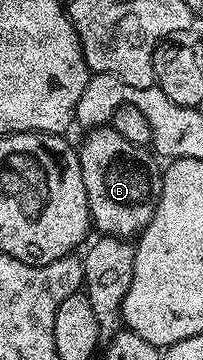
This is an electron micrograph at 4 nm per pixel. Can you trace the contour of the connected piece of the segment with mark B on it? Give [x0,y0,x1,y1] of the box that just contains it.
[77,126,163,240]

